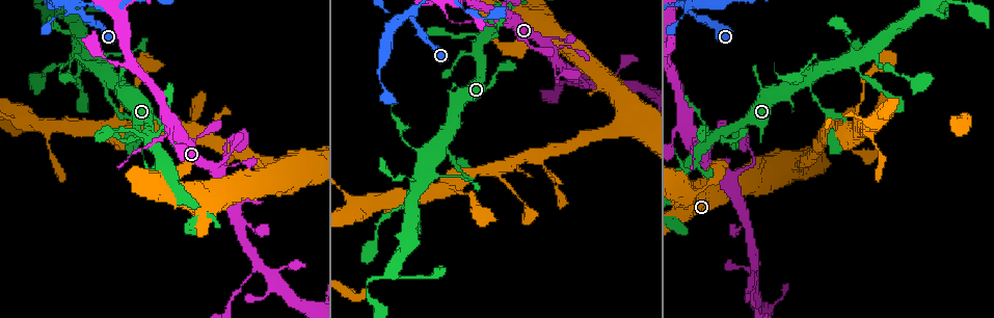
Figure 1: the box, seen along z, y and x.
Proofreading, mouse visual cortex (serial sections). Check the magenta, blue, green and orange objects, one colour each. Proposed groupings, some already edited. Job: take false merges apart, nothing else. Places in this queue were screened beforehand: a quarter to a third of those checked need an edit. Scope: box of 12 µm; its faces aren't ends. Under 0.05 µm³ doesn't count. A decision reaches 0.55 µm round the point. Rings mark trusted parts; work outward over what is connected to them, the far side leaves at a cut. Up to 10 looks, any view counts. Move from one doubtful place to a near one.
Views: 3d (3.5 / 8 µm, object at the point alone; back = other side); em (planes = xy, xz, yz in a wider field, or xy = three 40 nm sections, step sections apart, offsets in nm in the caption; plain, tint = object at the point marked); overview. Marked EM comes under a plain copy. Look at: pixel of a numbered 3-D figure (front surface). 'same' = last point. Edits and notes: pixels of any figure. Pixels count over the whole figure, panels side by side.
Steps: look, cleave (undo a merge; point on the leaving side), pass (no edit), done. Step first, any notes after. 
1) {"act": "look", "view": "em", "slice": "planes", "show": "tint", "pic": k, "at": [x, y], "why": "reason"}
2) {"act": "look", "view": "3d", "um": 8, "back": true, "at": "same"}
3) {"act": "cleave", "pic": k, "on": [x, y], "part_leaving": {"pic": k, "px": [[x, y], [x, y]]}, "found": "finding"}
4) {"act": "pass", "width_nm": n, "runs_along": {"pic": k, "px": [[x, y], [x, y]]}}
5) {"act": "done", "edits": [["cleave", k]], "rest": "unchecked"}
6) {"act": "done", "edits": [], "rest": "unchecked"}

{"act": "look", "view": "3d", "um": 8, "pic": 1, "at": [811, 86]}

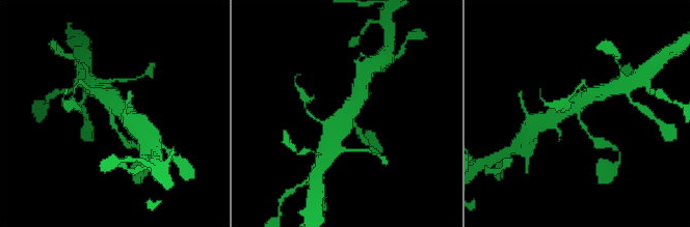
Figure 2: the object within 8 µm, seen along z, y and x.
{"act": "look", "view": "3d", "um": 3.5, "pic": 2, "at": [114, 113]}

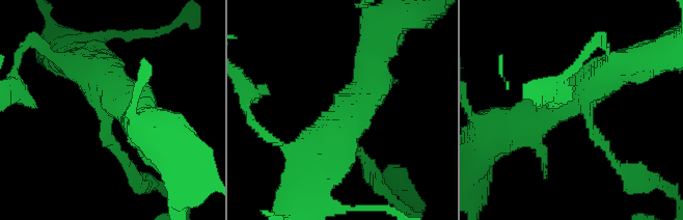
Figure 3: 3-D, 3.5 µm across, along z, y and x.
{"act": "look", "view": "em", "slice": "xy", "step": 5, "show": "tint", "pic": 3, "at": [108, 110], "arms": 3, "arm_widths_nm": [150, 500, 500], "why": "need the tissue"}

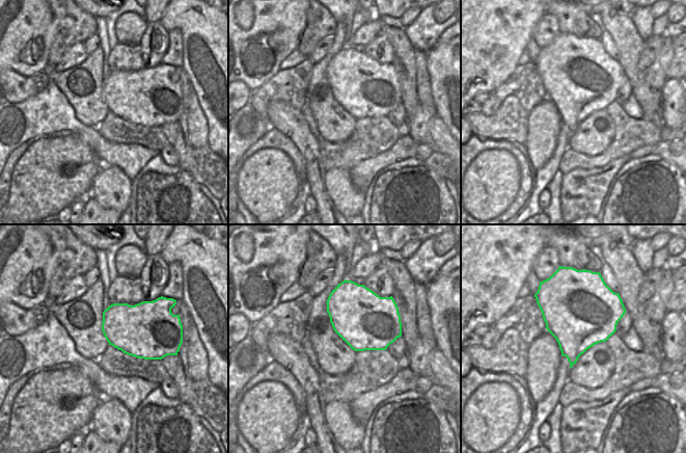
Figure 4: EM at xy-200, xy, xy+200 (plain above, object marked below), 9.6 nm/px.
{"act": "pass", "found": "all the same cell"}

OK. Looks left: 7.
{"act": "look", "view": "3d", "um": 3.5, "pic": 1, "at": [756, 264]}

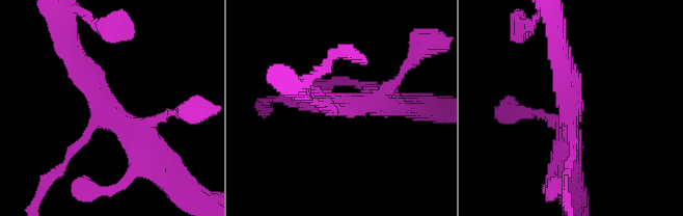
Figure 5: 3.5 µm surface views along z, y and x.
{"act": "look", "view": "em", "slice": "xy", "step": 1, "show": "tint", "pic": 5, "at": [109, 113], "arms": 3, "arm_widths_nm": [150, 200, 350]}

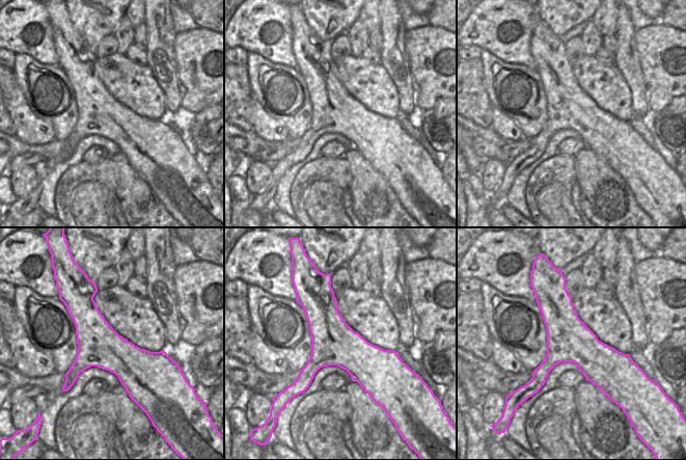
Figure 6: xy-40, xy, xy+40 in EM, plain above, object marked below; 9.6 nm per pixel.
{"act": "pass", "runs_along": {"pic": 5, "px": [[72, 54], [100, 105], [161, 162]]}, "found": "continuous, no second cell"}

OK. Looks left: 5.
{"act": "look", "view": "3d", "um": 3.5, "pic": 1, "at": [679, 127], "why": "thin arm on a thick one"}

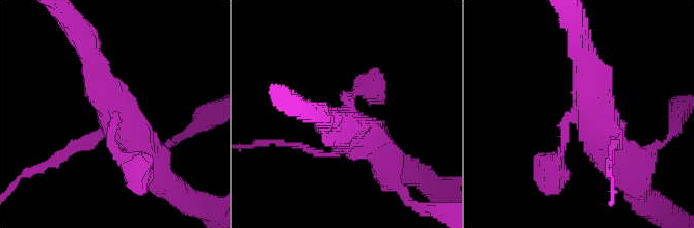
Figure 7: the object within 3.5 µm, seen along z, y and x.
{"act": "look", "view": "em", "slice": "xy", "step": 5, "show": "tint", "pic": 7, "at": [349, 115]}

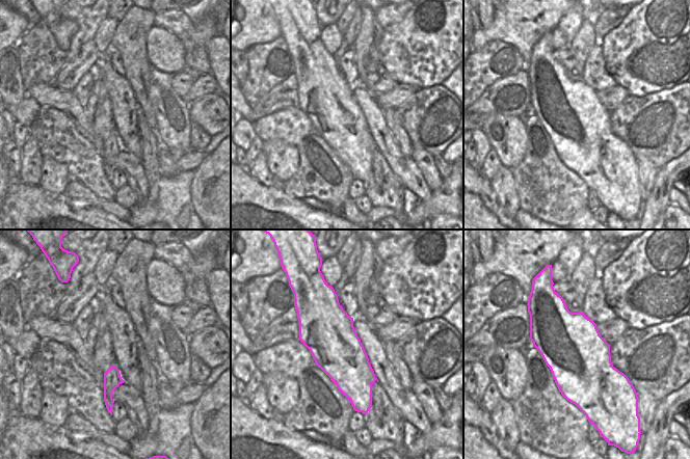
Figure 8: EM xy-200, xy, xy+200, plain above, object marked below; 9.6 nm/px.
{"act": "pass", "runs_along": {"pic": 7, "px": [[151, 160], [100, 89], [87, 45]]}, "found": "continuous, no second cell"}

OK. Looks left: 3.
{"act": "look", "view": "3d", "um": 8, "pic": 1, "at": [382, 201], "why": "three-way junction"}

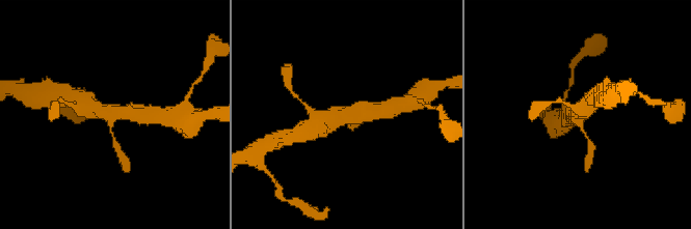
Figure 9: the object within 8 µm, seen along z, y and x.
{"act": "look", "view": "3d", "um": 3.5, "pic": 9, "at": [579, 120], "why": "zoom in"}

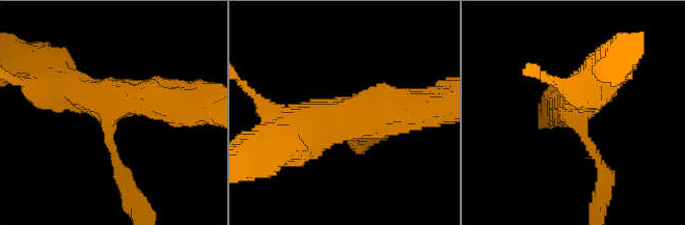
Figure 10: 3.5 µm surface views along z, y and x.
{"act": "look", "view": "em", "slice": "xy", "step": 1, "show": "tint", "pic": 10, "at": [108, 117], "arms": 3, "arm_widths_nm": [150, 600, 600], "why": "shape alone is not enough"}

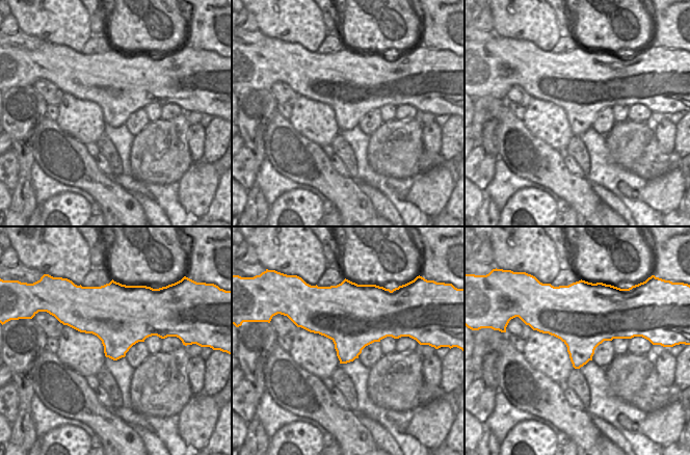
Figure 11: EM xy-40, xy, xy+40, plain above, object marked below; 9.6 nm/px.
{"act": "pass", "runs_along": {"pic": 10, "px": [[412, 110], [288, 127], [288, 139]]}, "found": "continuous, no second cell"}

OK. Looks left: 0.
{"act": "done", "edits": [], "rest": "unchecked"}

